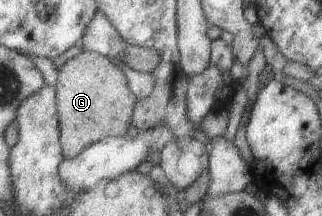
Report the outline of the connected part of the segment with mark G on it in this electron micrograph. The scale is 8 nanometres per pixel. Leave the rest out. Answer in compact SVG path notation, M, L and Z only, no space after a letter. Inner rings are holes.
M82 51L58 68L55 83L57 116L61 116L64 159L75 158L85 147L111 136L124 136L131 122L136 98L129 90L125 74L109 57Z

